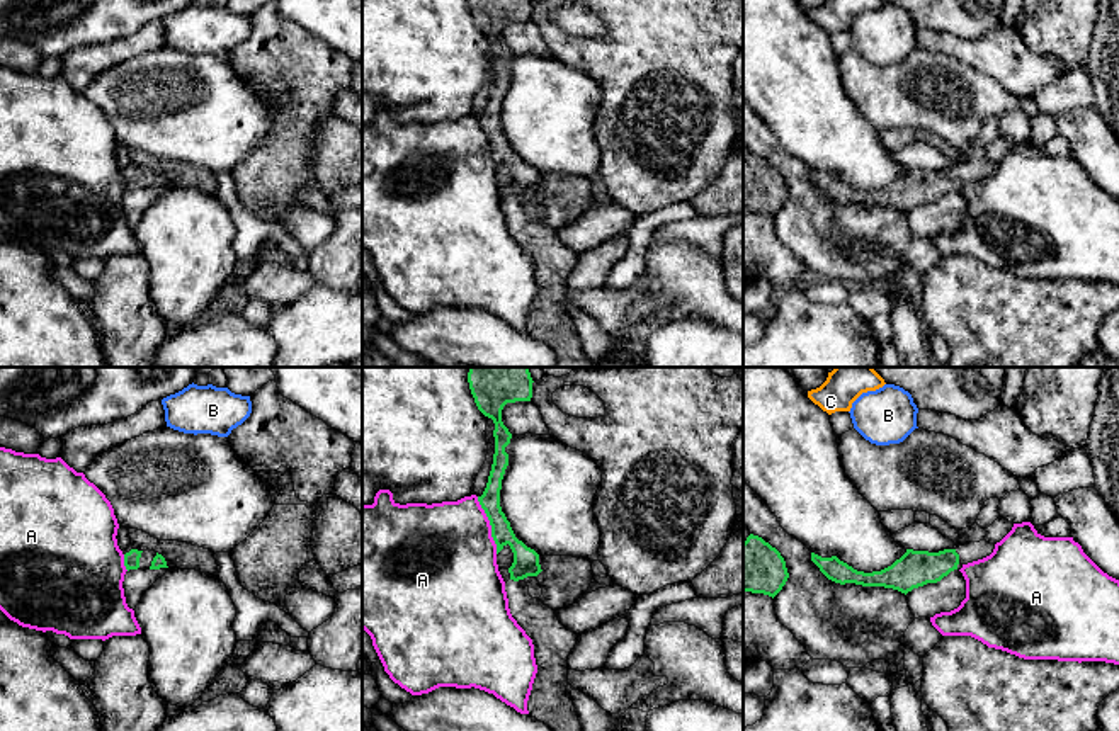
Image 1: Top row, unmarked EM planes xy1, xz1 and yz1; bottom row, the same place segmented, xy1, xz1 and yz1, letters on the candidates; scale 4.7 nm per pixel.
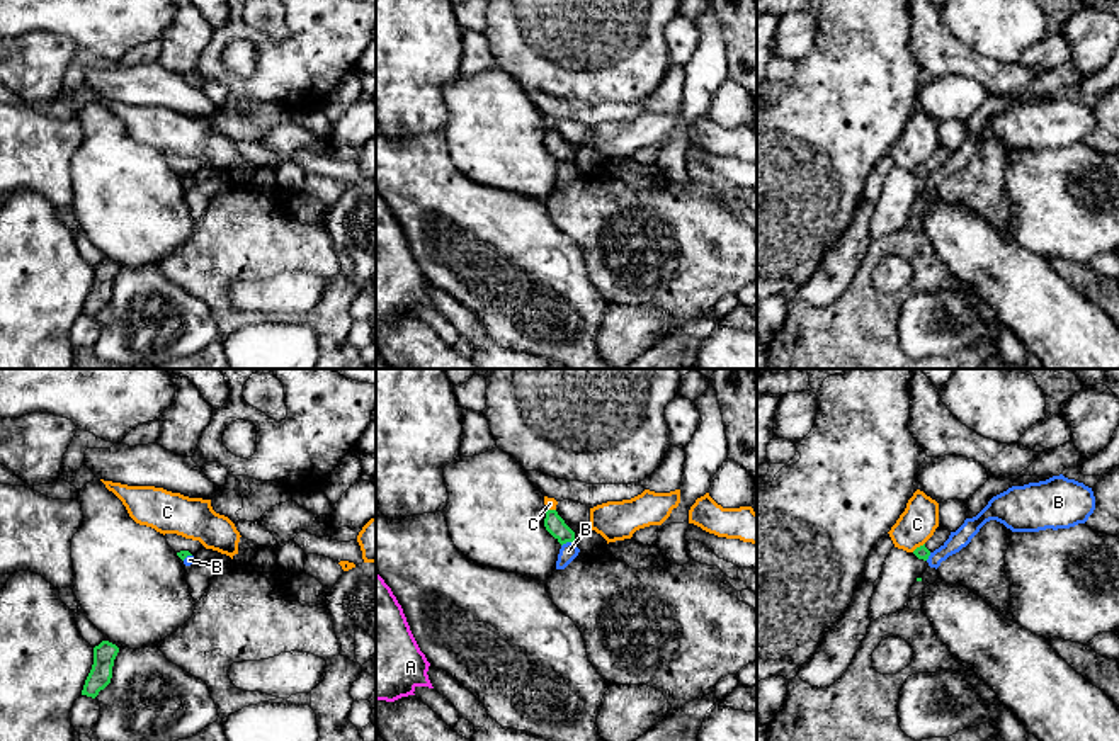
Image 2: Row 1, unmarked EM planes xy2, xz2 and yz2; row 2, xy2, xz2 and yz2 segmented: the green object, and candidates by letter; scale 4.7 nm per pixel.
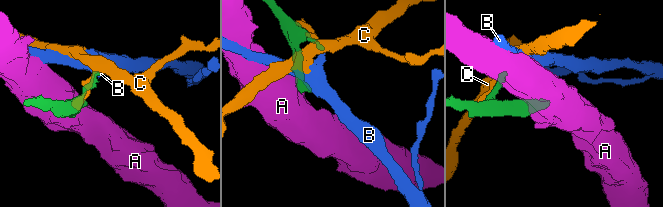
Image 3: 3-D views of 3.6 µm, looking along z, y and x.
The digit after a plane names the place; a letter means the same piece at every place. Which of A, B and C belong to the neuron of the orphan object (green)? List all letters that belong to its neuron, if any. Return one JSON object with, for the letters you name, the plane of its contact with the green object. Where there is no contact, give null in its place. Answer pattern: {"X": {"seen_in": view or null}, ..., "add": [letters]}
{"add": []}

